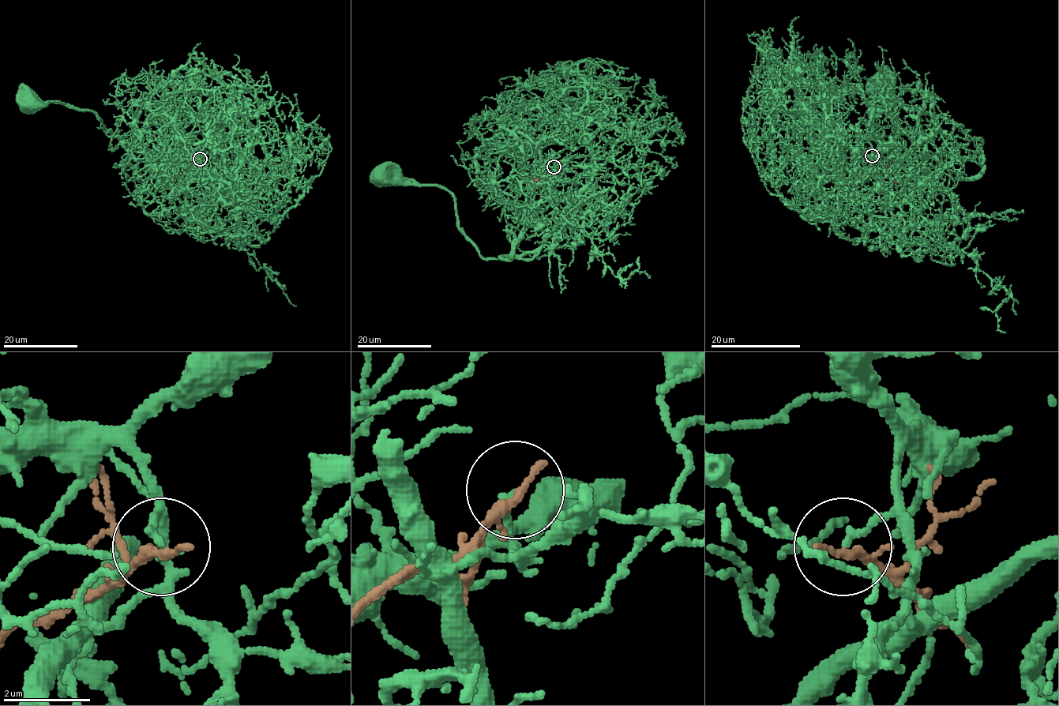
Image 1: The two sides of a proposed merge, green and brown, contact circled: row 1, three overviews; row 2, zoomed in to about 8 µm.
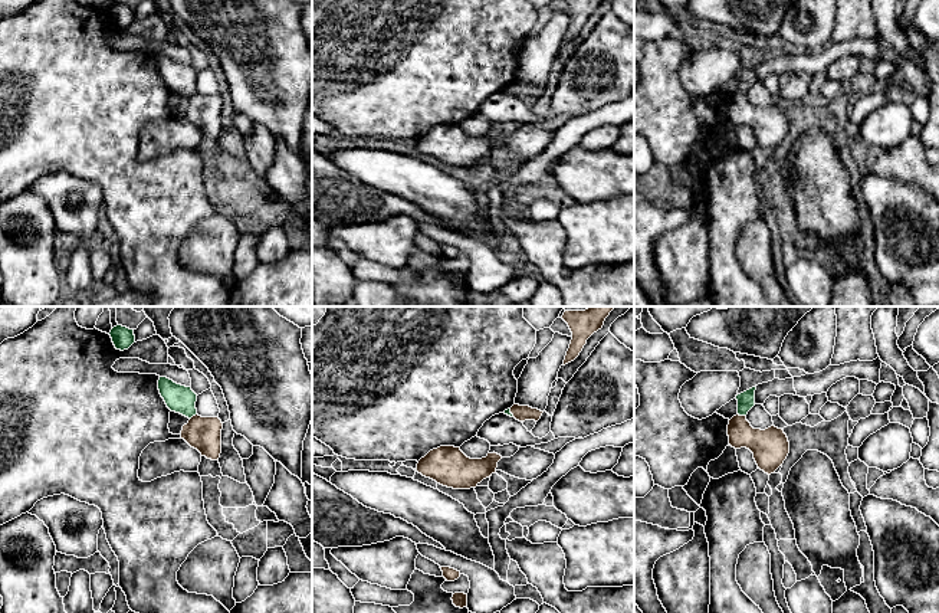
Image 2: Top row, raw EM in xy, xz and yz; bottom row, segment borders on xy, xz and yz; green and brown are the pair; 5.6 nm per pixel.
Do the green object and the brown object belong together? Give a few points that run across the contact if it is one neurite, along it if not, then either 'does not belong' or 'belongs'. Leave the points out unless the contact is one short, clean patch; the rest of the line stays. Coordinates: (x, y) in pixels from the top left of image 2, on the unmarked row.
does not belong

